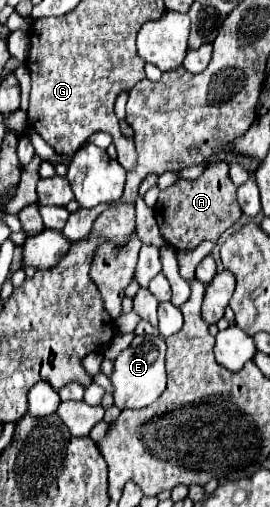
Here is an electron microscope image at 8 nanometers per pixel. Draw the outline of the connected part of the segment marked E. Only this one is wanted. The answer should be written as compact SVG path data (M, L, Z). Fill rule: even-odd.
M136 335L134 341L114 359L110 383L114 387L114 405L118 409L142 409L154 403L166 389L166 341L162 335Z

